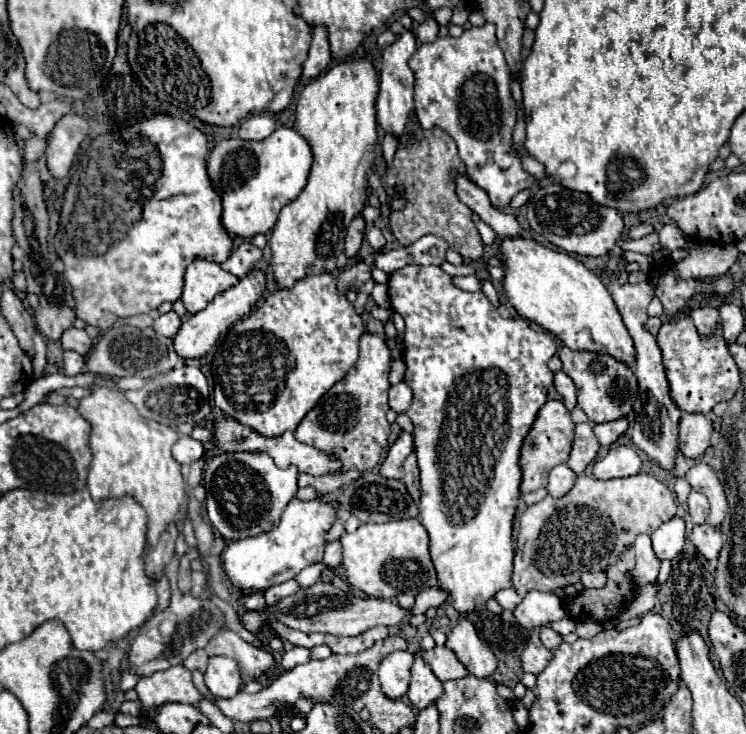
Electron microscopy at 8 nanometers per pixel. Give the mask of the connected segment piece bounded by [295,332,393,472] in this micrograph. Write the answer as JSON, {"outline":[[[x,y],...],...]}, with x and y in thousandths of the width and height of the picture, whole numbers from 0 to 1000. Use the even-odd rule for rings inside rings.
{"outline":[[[487,452],[481,490],[465,507],[465,512],[444,526],[441,534],[425,548],[425,553],[406,569],[395,586],[395,597],[406,605],[417,605],[433,616],[454,621],[460,640],[497,640],[508,632],[511,616],[519,608],[519,594],[524,589],[516,569],[519,531],[521,531],[521,501],[524,501],[524,474],[516,458],[503,452]]]}

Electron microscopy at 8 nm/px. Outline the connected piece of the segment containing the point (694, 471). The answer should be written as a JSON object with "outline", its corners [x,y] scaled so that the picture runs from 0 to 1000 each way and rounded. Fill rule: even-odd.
{"outline":[[[942,629],[932,632],[921,649],[918,649],[926,659],[929,668],[934,670],[942,670],[953,687],[953,700],[950,700],[950,711],[966,722],[966,714],[972,708],[972,703],[977,700],[977,684],[975,684],[975,676],[972,676],[972,668],[961,651],[961,646]]]}

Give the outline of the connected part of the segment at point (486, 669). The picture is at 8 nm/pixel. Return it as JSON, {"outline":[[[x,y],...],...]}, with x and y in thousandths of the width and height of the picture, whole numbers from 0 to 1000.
{"outline":[[[615,839],[615,845],[599,861],[597,880],[605,883],[626,907],[626,913],[639,924],[653,924],[666,910],[664,891],[642,872],[637,853],[623,839]]]}

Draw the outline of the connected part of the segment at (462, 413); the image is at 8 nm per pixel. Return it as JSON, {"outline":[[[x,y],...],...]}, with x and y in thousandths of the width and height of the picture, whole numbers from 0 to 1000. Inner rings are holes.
{"outline":[[[543,362],[529,368],[521,376],[521,411],[524,420],[540,431],[543,436],[543,474],[540,474],[540,490],[546,496],[543,507],[543,523],[554,531],[554,550],[546,559],[546,567],[551,569],[556,586],[554,586],[554,599],[556,599],[556,619],[559,619],[559,632],[564,643],[564,681],[562,681],[562,711],[570,717],[575,725],[578,736],[578,760],[588,785],[588,793],[594,804],[602,807],[605,823],[610,826],[613,834],[629,837],[634,834],[642,823],[653,820],[661,815],[669,804],[685,801],[685,779],[688,779],[688,755],[690,755],[690,741],[688,741],[688,706],[693,698],[696,676],[698,676],[698,654],[701,654],[701,640],[698,640],[698,610],[701,602],[712,586],[712,580],[720,572],[723,559],[733,548],[733,534],[741,526],[741,507],[736,504],[733,493],[736,488],[747,480],[747,469],[741,458],[731,450],[714,450],[709,436],[704,433],[672,433],[666,420],[653,409],[647,398],[621,398],[605,387],[605,376],[597,373],[588,362]]]}

